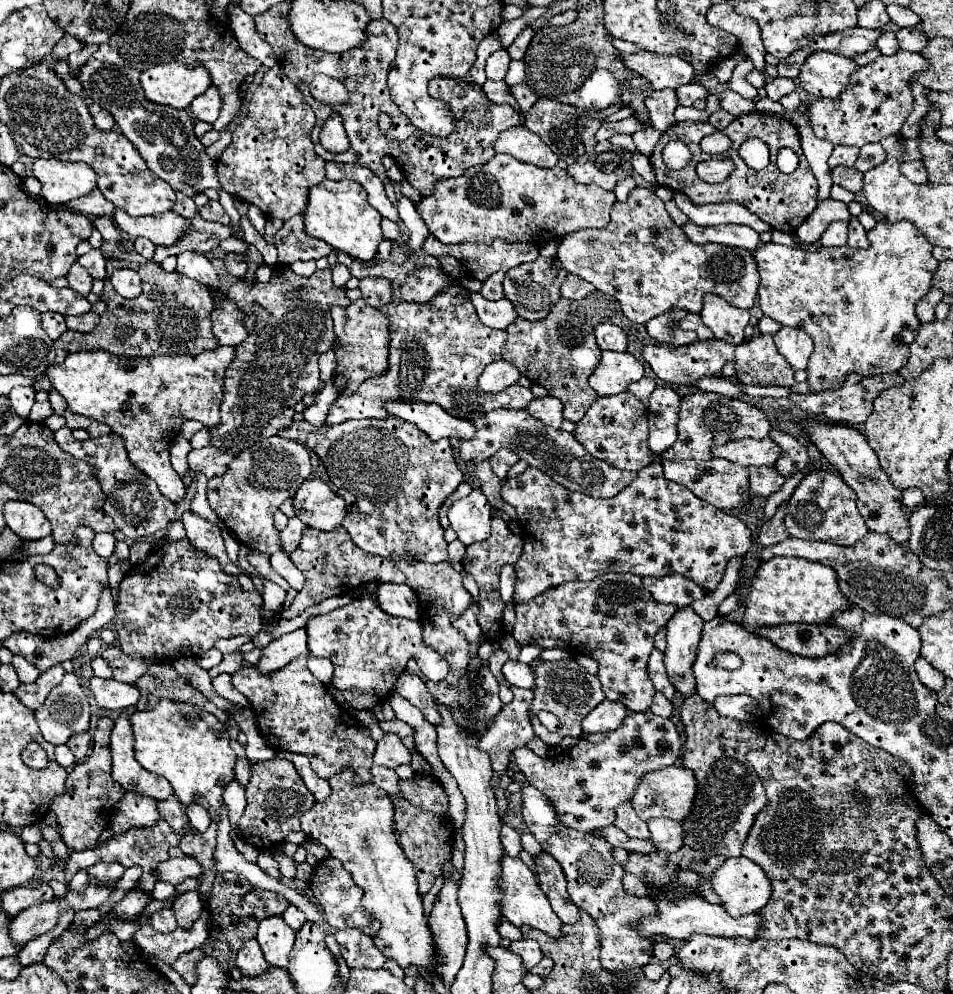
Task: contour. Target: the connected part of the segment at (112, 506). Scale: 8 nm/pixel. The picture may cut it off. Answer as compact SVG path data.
M64 426L54 432L54 438L71 456L79 458L79 460L87 460L87 464L91 464L95 468L95 478L105 494L105 512L113 518L115 526L131 540L141 540L149 534L155 534L163 528L167 528L175 516L175 504L171 504L171 500L167 500L157 484L149 478L143 476L143 472L139 472L135 468L135 464L131 464L127 450L123 448L123 438L117 434L107 434L107 436L99 436L99 438L89 438L85 442L77 442L71 434L69 427Z

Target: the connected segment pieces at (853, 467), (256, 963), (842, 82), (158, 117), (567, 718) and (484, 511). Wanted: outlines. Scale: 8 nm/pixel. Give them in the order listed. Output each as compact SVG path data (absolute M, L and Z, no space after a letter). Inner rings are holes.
M807 422L805 432L807 432L809 440L841 472L843 480L857 494L857 508L859 508L865 524L869 526L869 530L887 534L897 544L907 544L911 530L909 530L909 514L901 502L903 490L899 490L899 488L895 488L895 484L891 484L891 478L883 472L879 458L875 456L875 450L869 446L867 438L851 426L827 426L827 424L817 424L817 422Z
M255 938L247 940L247 944L243 944L243 948L237 954L235 964L243 972L243 976L259 976L271 968L271 964L267 964L267 960L259 948L259 942Z
M815 52L805 60L799 74L799 84L815 98L837 100L843 88L847 88L847 80L855 68L859 68L859 64L851 58L831 52Z
M91 58L79 70L79 82L83 84L85 96L93 102L103 104L103 108L115 118L121 132L139 148L141 156L145 158L147 166L173 190L179 190L187 196L195 196L205 188L219 190L219 178L215 172L215 160L211 160L193 132L195 120L187 110L167 108L163 104L151 104L143 96L143 88L139 84L141 72L135 68L117 68L115 64L103 64Z
M559 660L559 662L533 662L531 664L533 672L535 672L535 698L533 698L533 704L531 704L531 724L535 726L537 722L537 714L541 710L547 710L547 712L553 712L559 722L563 724L561 732L551 732L549 730L541 730L541 728L535 728L535 734L547 742L547 746L555 746L559 744L561 738L565 736L575 736L575 738L581 738L583 732L581 730L581 720L599 704L605 700L603 696L603 690L601 690L601 684L599 684L599 678L597 676L591 676L587 674L575 660Z
M479 488L473 490L467 498L453 502L447 516L451 528L465 546L487 540L491 528L491 504Z

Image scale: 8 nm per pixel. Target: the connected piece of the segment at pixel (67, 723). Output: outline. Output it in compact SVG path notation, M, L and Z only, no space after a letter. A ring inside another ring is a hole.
M65 674L53 688L47 702L35 710L35 718L43 738L51 744L65 744L69 736L89 728L89 702L79 686L77 676Z

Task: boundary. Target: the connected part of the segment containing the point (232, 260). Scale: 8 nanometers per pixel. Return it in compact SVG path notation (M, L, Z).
M227 254L225 262L227 262L227 272L231 276L235 276L235 278L241 278L245 274L245 270L247 270L247 264L237 254Z

